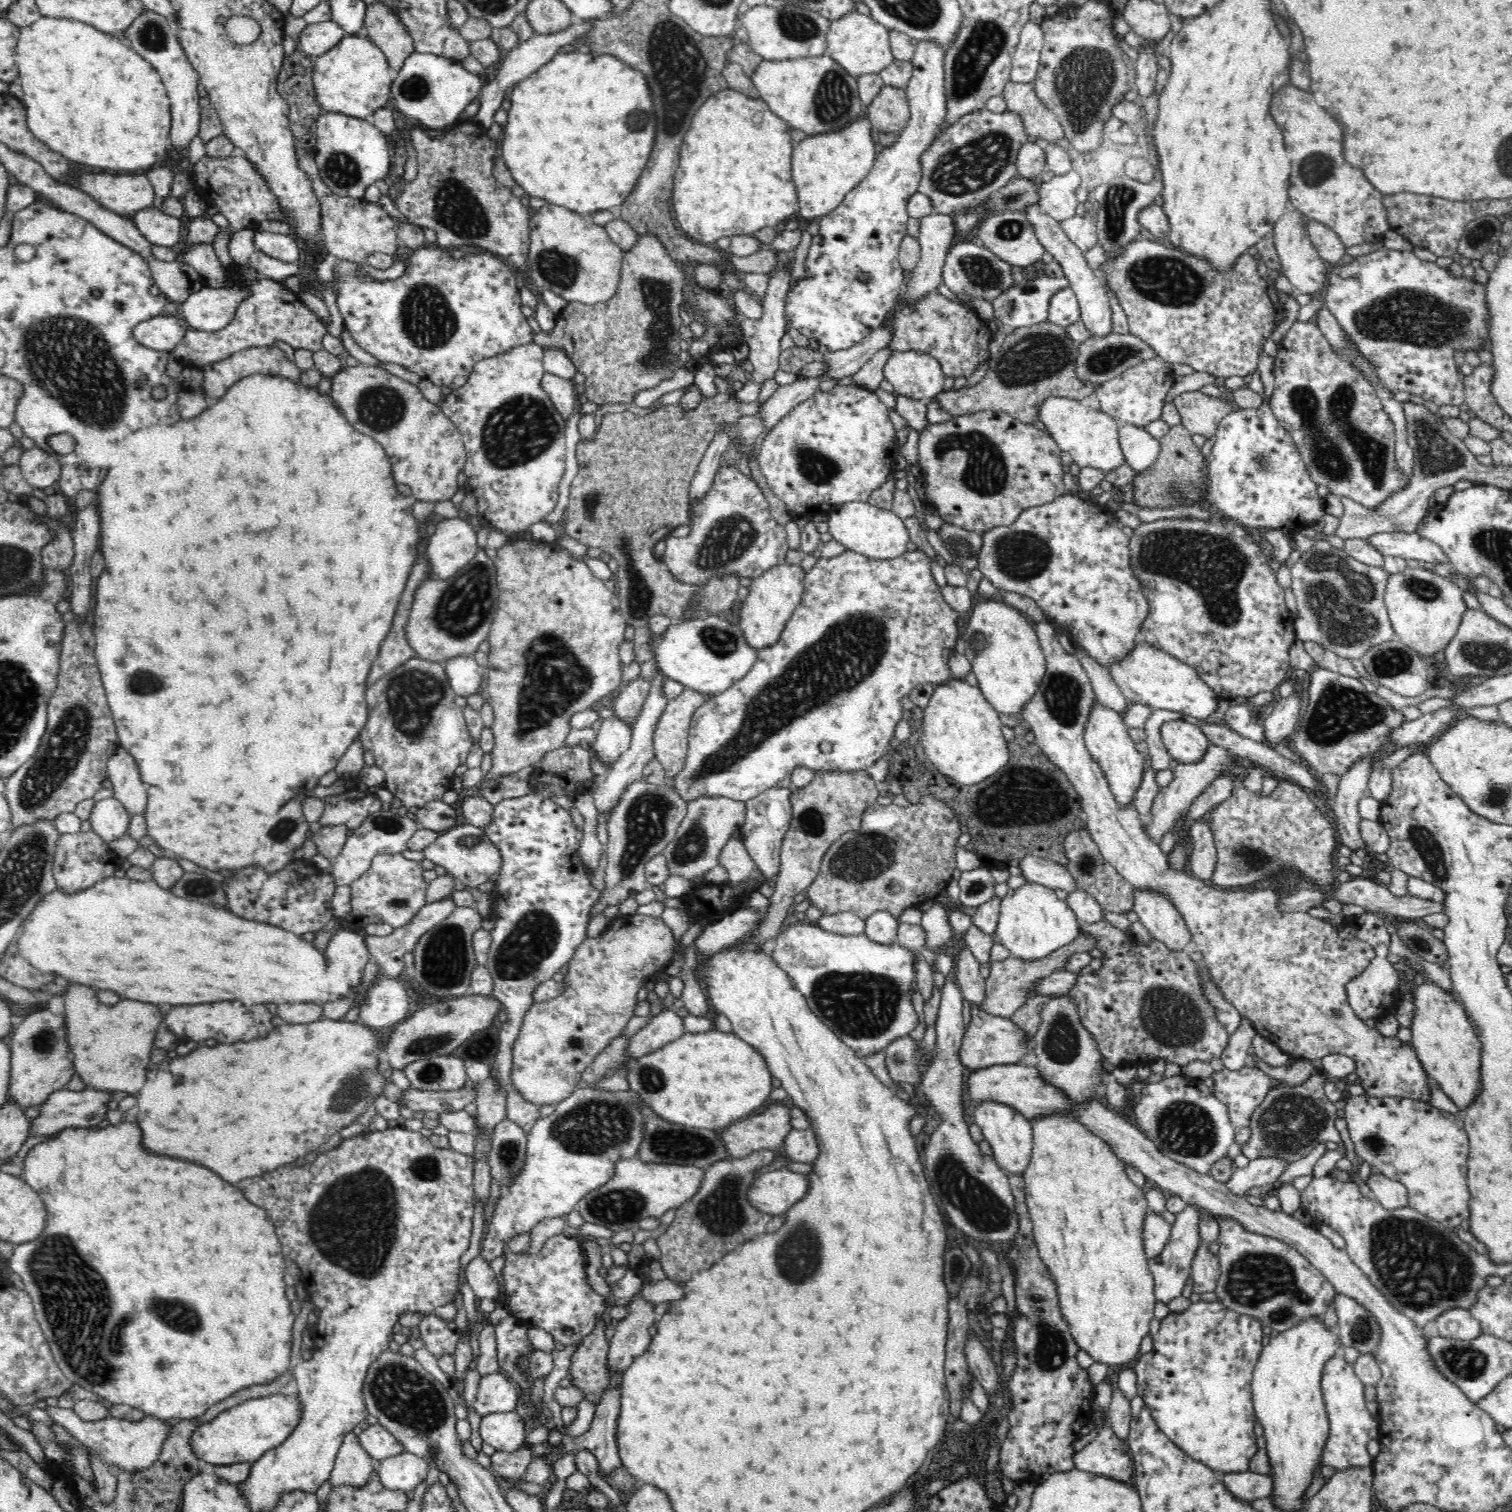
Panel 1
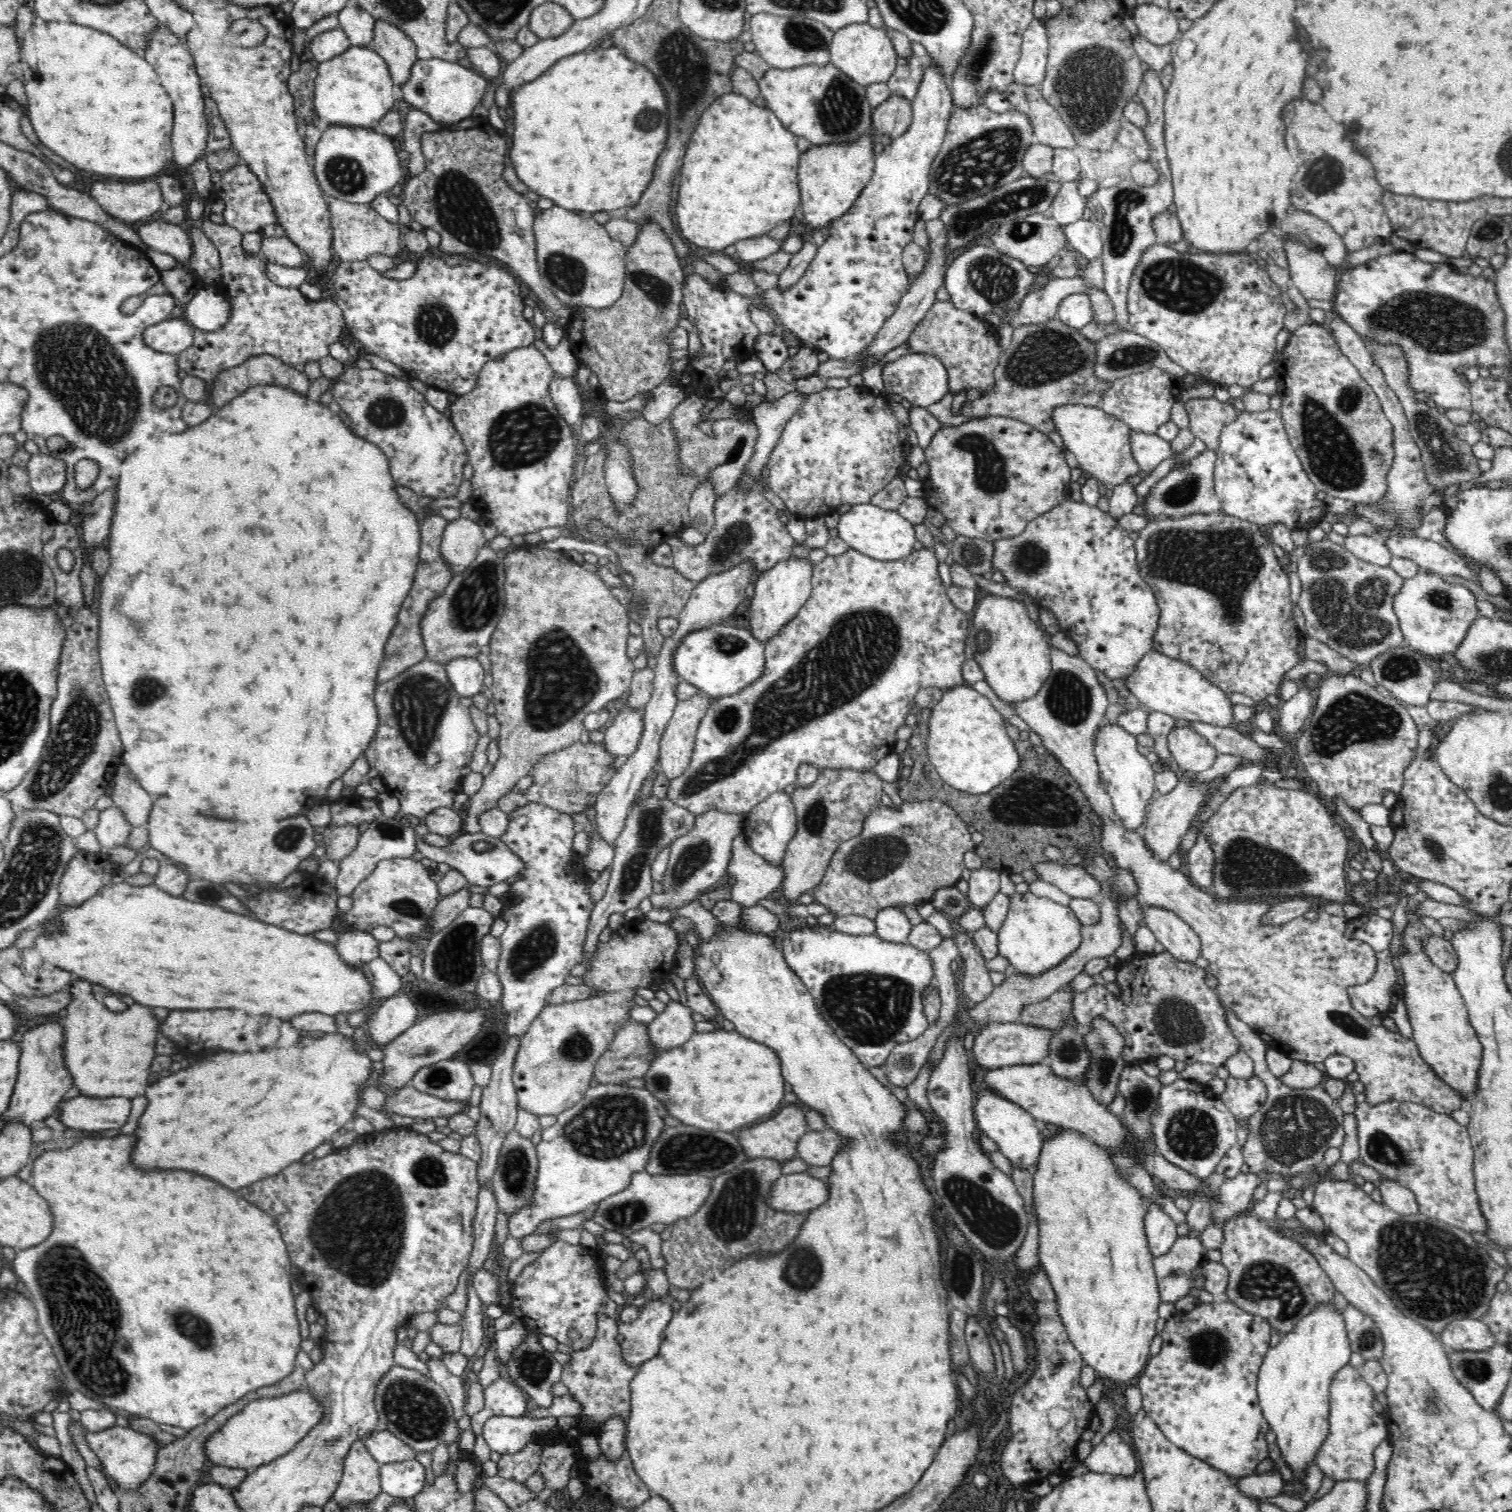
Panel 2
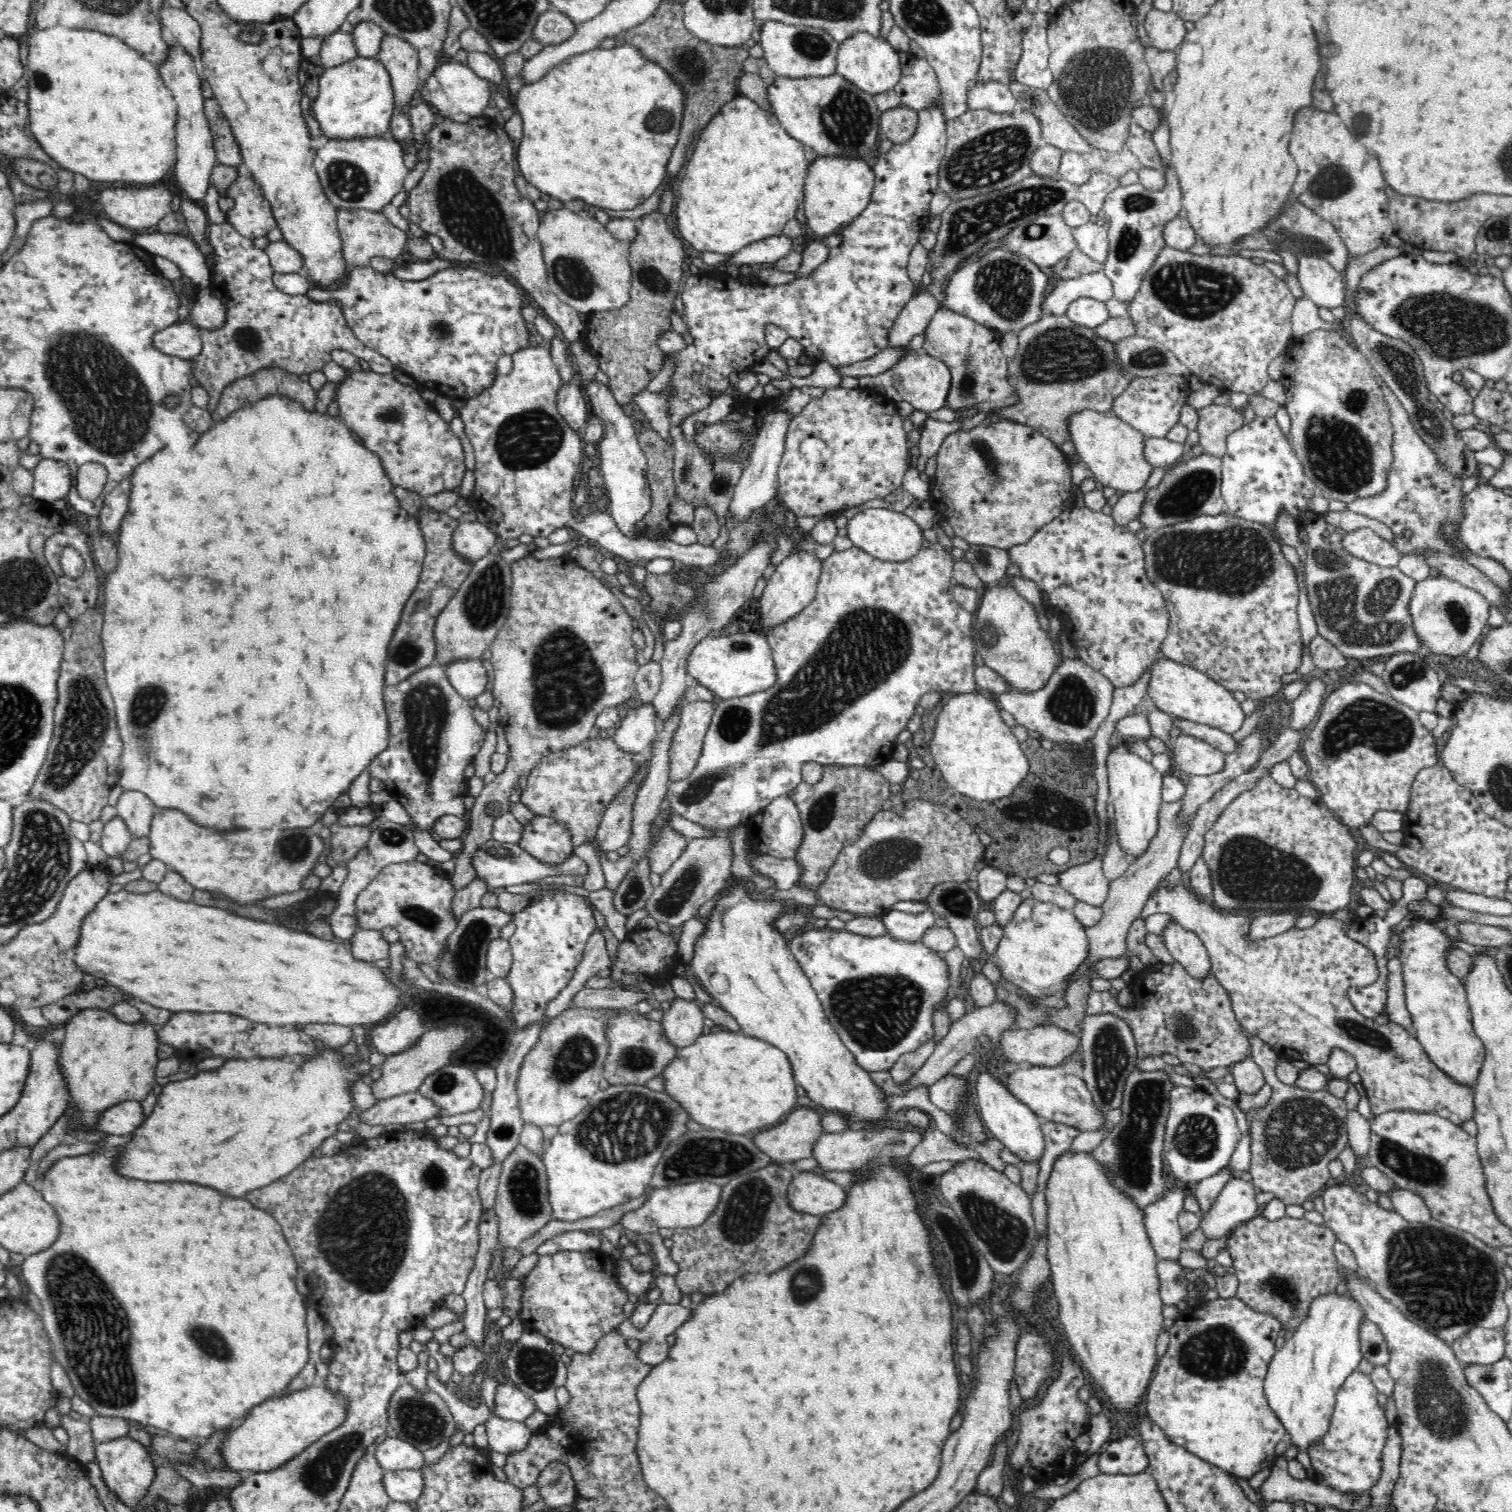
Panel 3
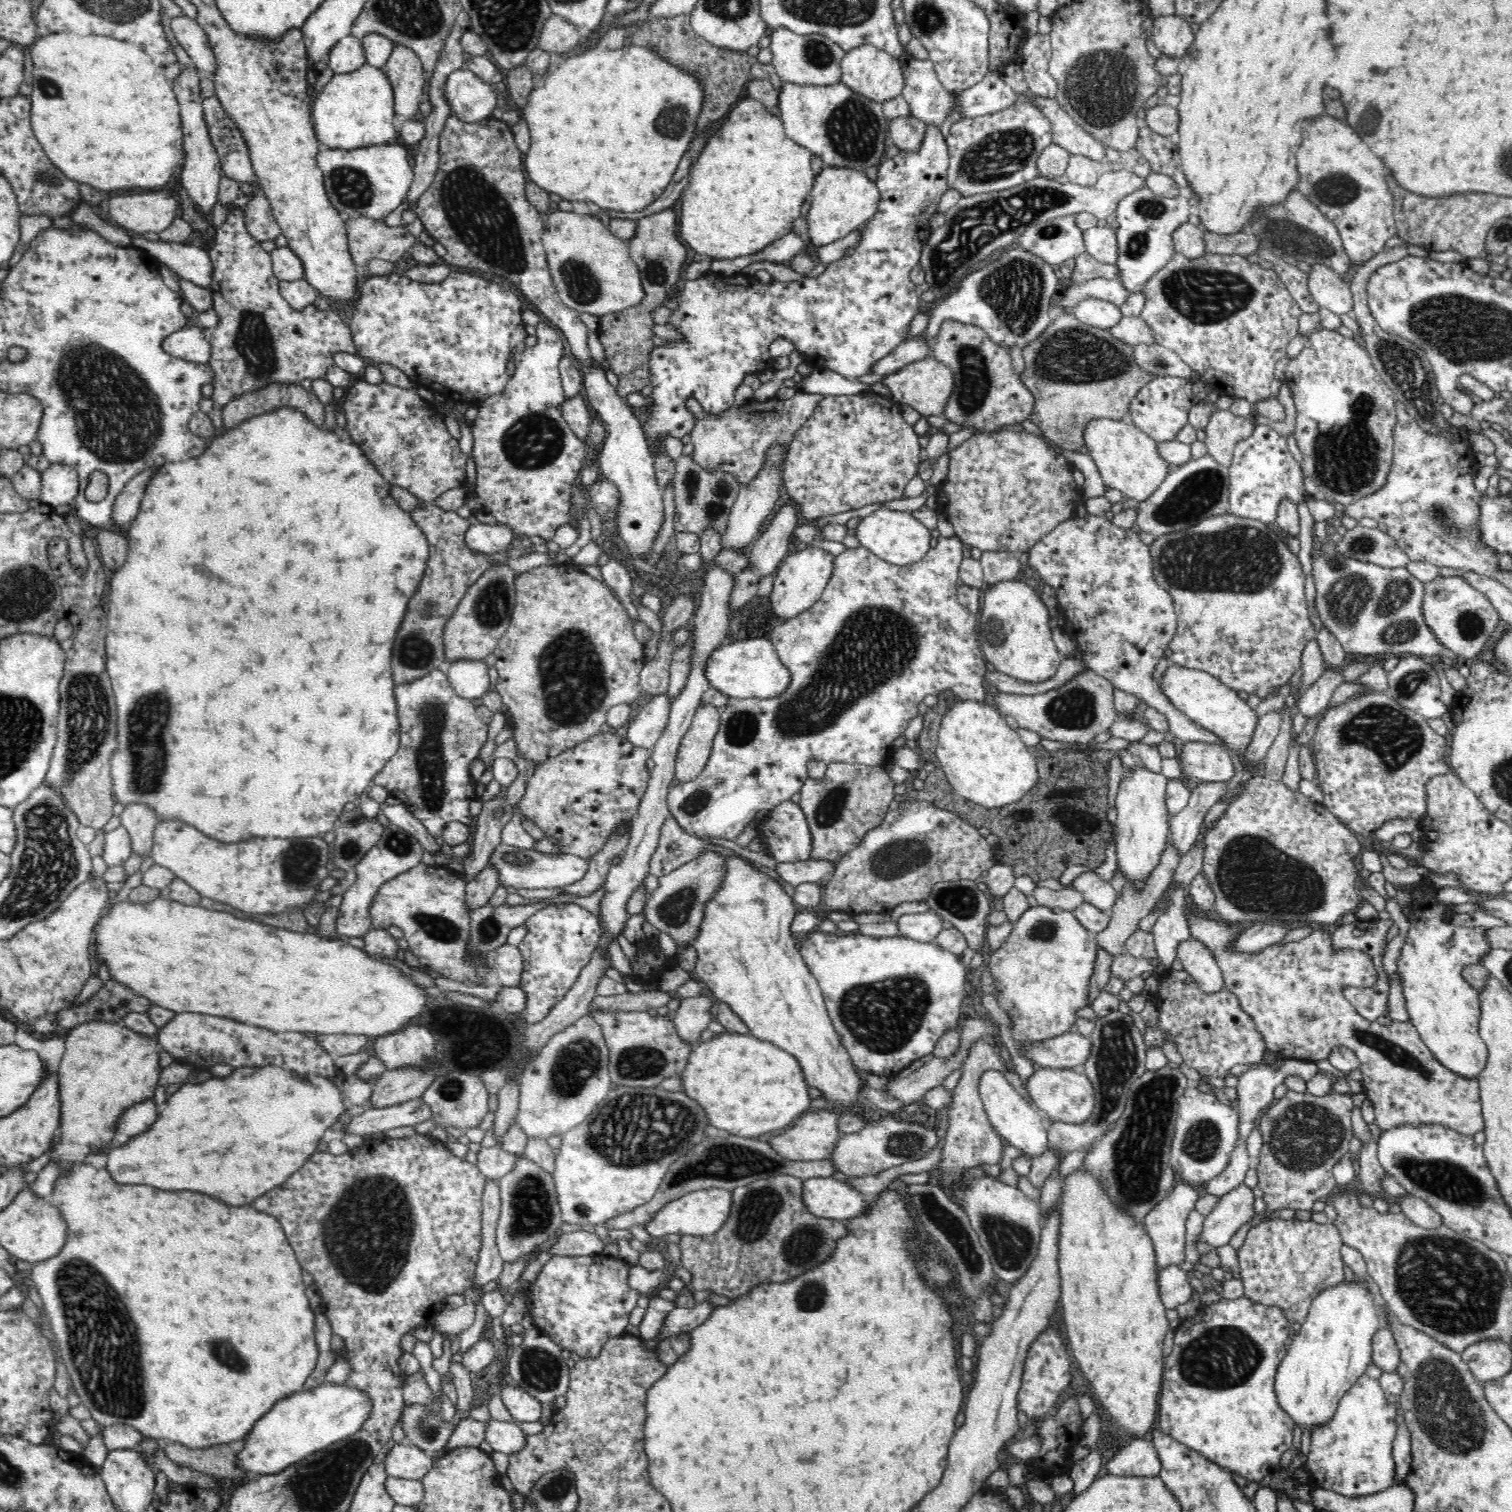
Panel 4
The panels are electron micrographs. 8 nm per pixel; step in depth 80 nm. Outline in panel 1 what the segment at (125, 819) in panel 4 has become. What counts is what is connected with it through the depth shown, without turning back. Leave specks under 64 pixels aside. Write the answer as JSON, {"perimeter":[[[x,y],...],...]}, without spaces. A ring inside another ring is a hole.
{"perimeter":[[[120,744],[107,762],[107,776],[113,784],[113,797],[122,802],[130,816],[146,813],[146,788],[136,761]]]}

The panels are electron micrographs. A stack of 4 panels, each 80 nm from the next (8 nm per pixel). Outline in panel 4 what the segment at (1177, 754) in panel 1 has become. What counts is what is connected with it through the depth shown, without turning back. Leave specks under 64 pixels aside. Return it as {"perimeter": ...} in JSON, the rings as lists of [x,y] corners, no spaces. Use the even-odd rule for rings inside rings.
{"perimeter":[[[1184,741],[1178,756],[1184,775],[1206,782],[1230,782],[1236,774],[1234,758],[1218,743]]]}

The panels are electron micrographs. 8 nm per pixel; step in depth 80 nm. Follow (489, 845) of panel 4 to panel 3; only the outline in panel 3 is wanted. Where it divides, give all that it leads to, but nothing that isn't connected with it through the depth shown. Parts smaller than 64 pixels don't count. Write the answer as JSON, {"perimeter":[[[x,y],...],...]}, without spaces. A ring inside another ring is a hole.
{"perimeter":[[[522,558],[512,564],[511,574],[509,615],[492,642],[494,688],[491,692],[497,700],[499,724],[504,726],[510,744],[508,768],[502,774],[496,774],[491,783],[484,784],[481,793],[475,798],[474,807],[470,810],[471,827],[460,838],[463,848],[454,858],[455,872],[450,876],[456,890],[476,879],[476,869],[472,865],[474,852],[488,840],[493,840],[494,820],[511,812],[510,801],[515,786],[523,782],[540,760],[554,752],[579,745],[595,735],[596,716],[605,708],[616,707],[630,700],[636,693],[634,678],[639,665],[636,647],[632,643],[633,621],[620,600],[598,577],[575,562],[570,562],[570,558],[554,558],[546,562]]]}

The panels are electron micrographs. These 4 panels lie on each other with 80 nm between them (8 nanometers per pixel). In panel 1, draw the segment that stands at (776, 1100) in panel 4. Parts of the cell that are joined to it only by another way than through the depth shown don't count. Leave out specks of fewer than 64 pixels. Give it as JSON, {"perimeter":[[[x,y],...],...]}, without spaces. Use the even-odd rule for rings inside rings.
{"perimeter":[[[715,1028],[699,1034],[685,1031],[676,1041],[670,1041],[663,1048],[635,1058],[629,1067],[626,1078],[630,1082],[630,1091],[642,1099],[646,1108],[652,1108],[668,1122],[694,1126],[700,1130],[719,1131],[728,1124],[734,1124],[734,1120],[760,1112],[768,1104],[774,1085],[774,1077],[766,1066],[766,1059],[733,1033],[724,1034]]]}

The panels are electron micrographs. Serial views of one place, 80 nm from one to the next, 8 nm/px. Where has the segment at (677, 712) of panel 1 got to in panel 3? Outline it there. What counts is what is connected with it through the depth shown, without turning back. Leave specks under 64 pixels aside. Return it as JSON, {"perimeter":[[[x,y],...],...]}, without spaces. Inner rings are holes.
{"perimeter":[[[693,701],[682,703],[680,724],[670,744],[670,780],[684,780],[694,770],[702,754],[702,738],[710,726],[714,702]]]}

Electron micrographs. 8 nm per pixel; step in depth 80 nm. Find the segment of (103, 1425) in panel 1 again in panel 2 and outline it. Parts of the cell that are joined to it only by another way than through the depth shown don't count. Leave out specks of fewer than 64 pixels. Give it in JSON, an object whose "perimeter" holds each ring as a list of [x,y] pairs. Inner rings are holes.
{"perimeter":[[[116,1423],[97,1431],[90,1431],[90,1429],[84,1431],[86,1431],[86,1441],[99,1458],[105,1476],[117,1484],[119,1493],[136,1491],[140,1484],[146,1482],[148,1476],[154,1472],[159,1451],[155,1438]]]}

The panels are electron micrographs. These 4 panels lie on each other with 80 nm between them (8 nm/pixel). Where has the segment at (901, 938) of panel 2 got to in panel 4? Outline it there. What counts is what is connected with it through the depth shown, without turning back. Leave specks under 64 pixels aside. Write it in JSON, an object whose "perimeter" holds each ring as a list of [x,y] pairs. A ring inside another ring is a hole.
{"perimeter":[[[932,910],[916,914],[903,914],[897,920],[901,935],[925,943],[934,943],[938,930],[942,930],[945,925],[947,924],[943,918]]]}

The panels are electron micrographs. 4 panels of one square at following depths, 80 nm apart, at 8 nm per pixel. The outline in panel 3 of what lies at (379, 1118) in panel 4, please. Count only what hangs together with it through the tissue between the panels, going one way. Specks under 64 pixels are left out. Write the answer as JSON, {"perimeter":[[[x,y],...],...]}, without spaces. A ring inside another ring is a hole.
{"perimeter":[[[416,1091],[378,1101],[374,1106],[359,1111],[359,1120],[370,1126],[404,1125],[425,1122],[438,1114],[436,1103]]]}

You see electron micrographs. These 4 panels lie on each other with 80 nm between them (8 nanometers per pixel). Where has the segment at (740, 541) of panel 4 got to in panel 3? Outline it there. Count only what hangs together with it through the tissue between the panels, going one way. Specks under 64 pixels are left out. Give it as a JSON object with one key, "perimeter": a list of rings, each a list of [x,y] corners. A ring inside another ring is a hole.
{"perimeter":[[[772,410],[772,412],[764,412],[762,418],[763,427],[761,434],[756,438],[750,456],[745,460],[743,471],[733,494],[730,508],[733,509],[734,516],[738,520],[750,516],[750,512],[754,512],[754,508],[762,508],[765,506],[773,506],[779,499],[776,496],[776,488],[778,479],[776,470],[778,470],[778,462],[782,460],[782,452],[784,448],[784,440],[789,427],[789,412],[781,412],[781,410]]]}

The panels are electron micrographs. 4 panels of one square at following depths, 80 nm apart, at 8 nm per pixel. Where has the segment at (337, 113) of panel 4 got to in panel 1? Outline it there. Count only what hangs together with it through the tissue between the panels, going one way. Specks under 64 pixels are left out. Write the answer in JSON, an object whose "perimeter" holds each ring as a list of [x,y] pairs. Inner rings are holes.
{"perimeter":[[[365,32],[342,36],[335,48],[314,58],[313,84],[324,113],[342,113],[371,122],[371,117],[390,102],[391,69],[382,50]]]}

